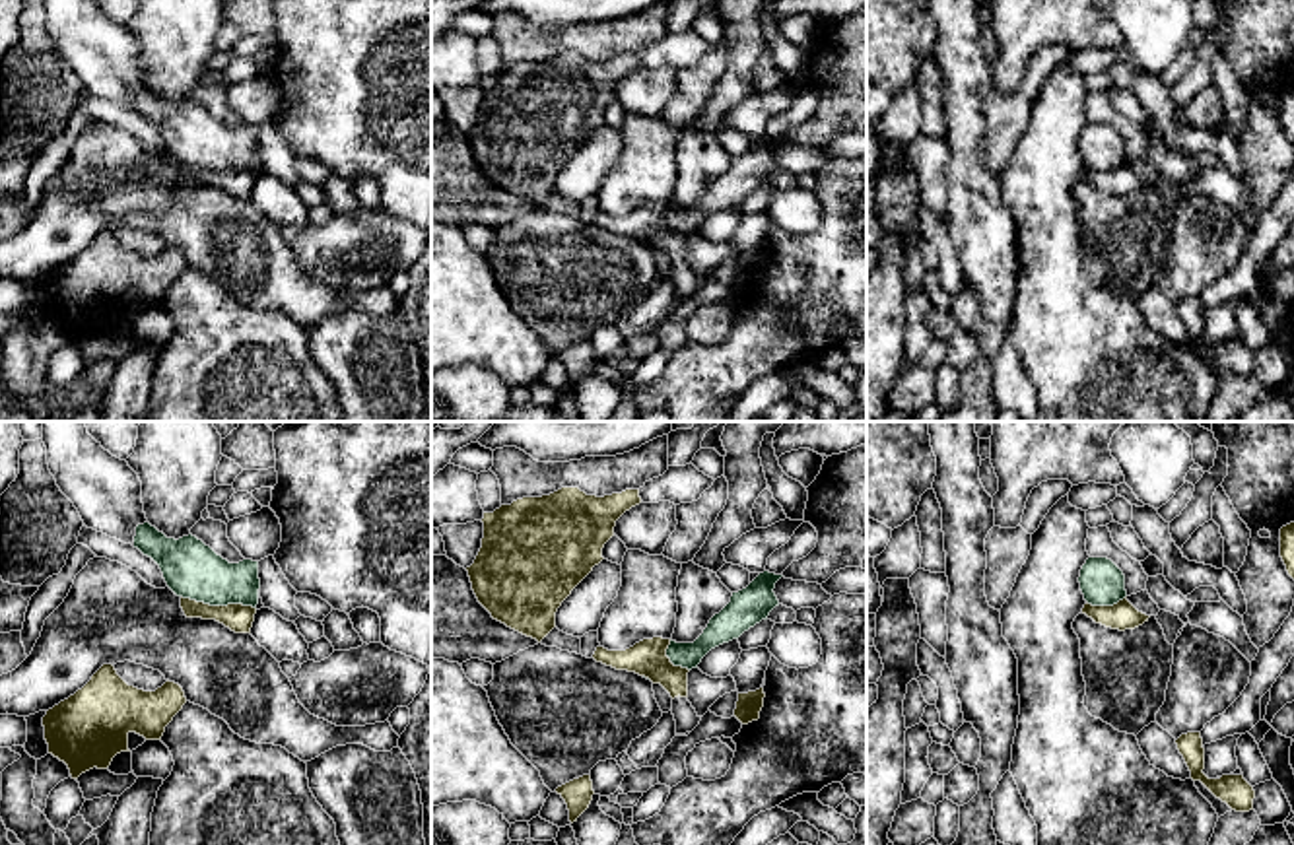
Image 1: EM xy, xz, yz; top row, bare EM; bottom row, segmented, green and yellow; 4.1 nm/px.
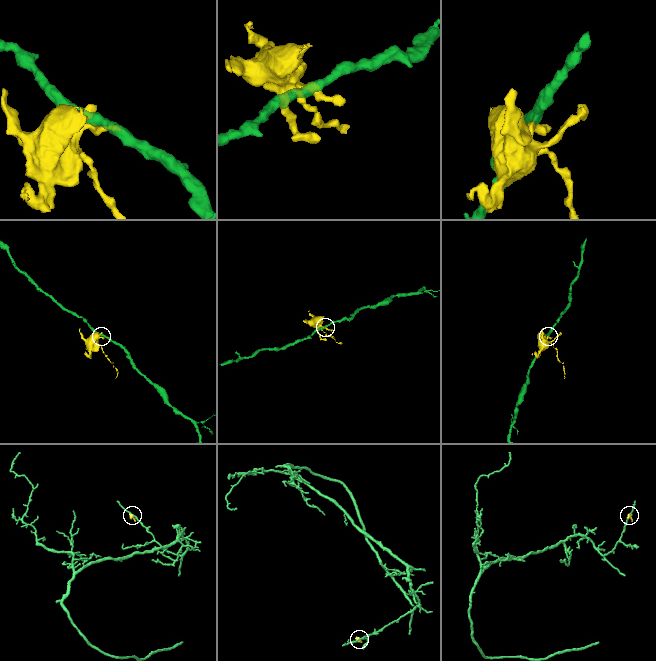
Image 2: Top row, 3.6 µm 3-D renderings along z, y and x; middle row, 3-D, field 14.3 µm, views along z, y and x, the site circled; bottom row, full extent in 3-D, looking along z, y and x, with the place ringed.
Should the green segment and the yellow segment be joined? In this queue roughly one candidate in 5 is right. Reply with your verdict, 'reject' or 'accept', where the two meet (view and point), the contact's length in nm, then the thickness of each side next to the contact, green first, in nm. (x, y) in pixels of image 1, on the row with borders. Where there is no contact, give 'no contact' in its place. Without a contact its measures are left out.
reject; contact xy (218, 605); length 320 nm; calibres 240 and 120 nm

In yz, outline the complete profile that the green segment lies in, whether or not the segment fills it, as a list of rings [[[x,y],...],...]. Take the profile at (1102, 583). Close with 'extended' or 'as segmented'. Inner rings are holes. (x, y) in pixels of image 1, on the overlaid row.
[[[1088,558],[1078,583],[1084,600],[1092,606],[1113,606],[1127,596],[1125,575],[1107,558]]]; as segmented

